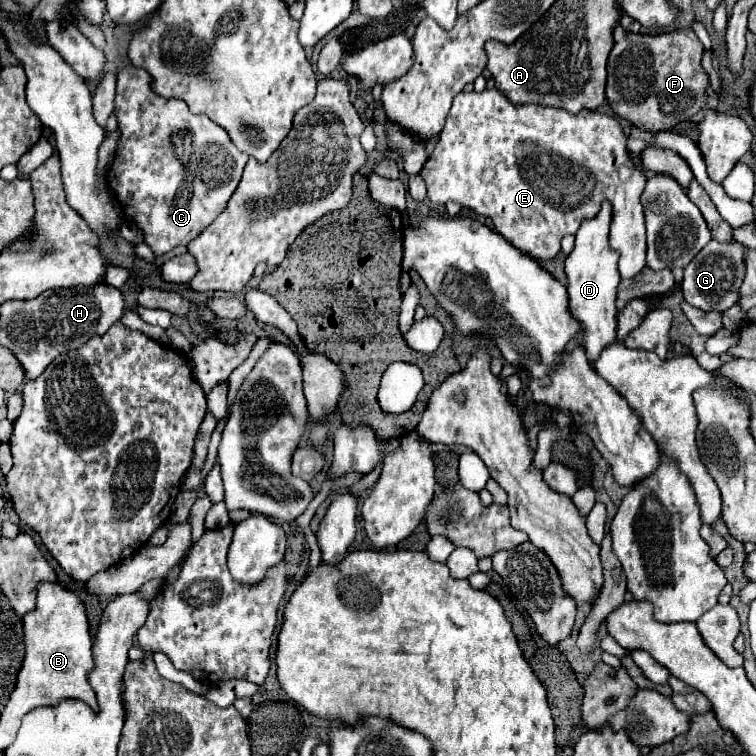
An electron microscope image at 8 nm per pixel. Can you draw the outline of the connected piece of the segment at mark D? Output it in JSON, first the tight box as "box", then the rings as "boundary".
{"box":[565,200,621,362],"boundary":[[[603,200],[597,216],[593,216],[591,220],[583,220],[581,228],[575,234],[575,248],[565,260],[569,308],[571,314],[583,324],[583,336],[579,336],[577,340],[581,340],[581,344],[585,346],[589,362],[597,360],[605,346],[617,342],[615,298],[621,277],[617,270],[619,254],[609,246],[609,224],[611,224],[611,204]]]}

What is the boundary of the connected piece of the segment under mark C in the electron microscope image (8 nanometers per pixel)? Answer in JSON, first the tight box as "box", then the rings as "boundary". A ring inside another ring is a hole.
{"box":[107,64,249,256],"boundary":[[[129,64],[117,72],[113,114],[121,136],[113,166],[107,172],[107,186],[121,204],[125,218],[143,232],[143,242],[155,256],[161,256],[179,244],[185,246],[195,240],[223,212],[223,208],[227,208],[249,156],[239,152],[227,132],[213,120],[193,114],[183,100],[165,100],[155,96],[149,84],[151,76],[143,68]]]}

